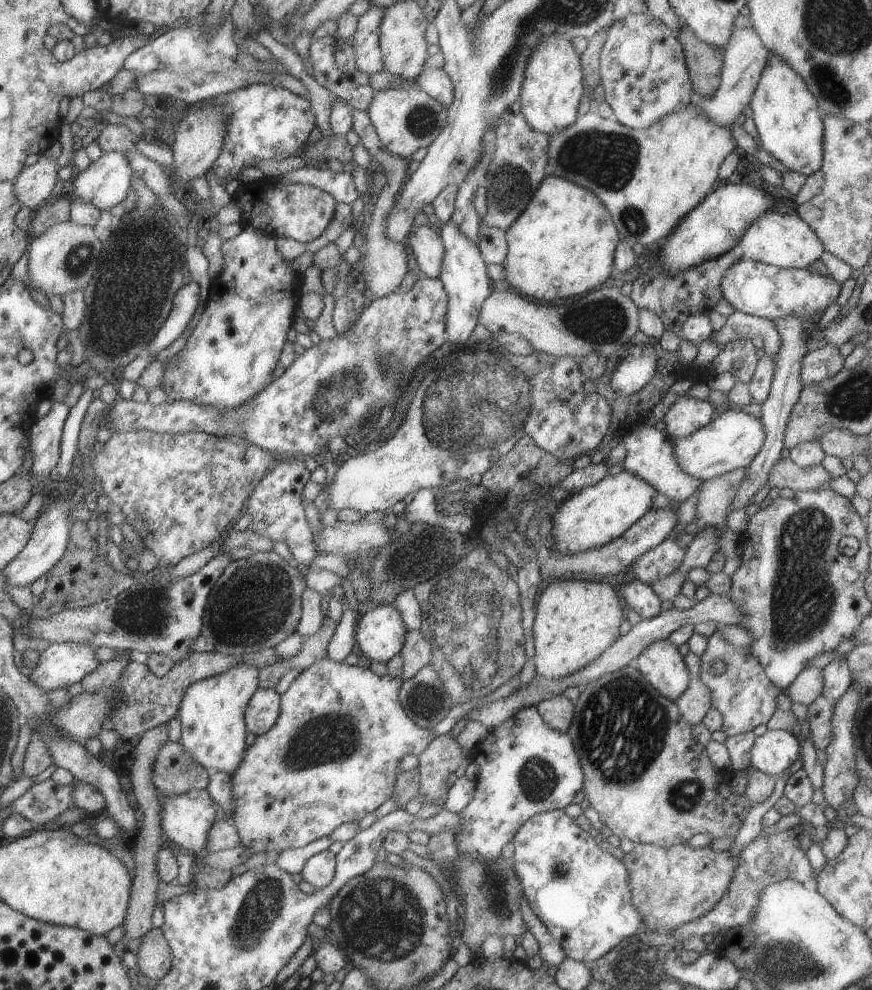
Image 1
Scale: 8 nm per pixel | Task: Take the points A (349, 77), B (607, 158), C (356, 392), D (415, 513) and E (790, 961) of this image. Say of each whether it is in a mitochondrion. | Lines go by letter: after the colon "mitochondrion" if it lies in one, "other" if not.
A: other
B: mitochondrion
C: mitochondrion
D: other
E: mitochondrion

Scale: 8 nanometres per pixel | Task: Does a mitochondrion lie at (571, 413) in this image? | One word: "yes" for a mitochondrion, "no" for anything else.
no

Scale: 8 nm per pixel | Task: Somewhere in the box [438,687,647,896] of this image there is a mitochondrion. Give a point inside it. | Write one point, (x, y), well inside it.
(538, 777)

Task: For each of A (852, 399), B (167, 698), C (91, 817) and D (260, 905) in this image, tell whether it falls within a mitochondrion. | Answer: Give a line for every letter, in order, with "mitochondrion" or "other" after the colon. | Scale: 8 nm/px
A: mitochondrion
B: other
C: other
D: mitochondrion

